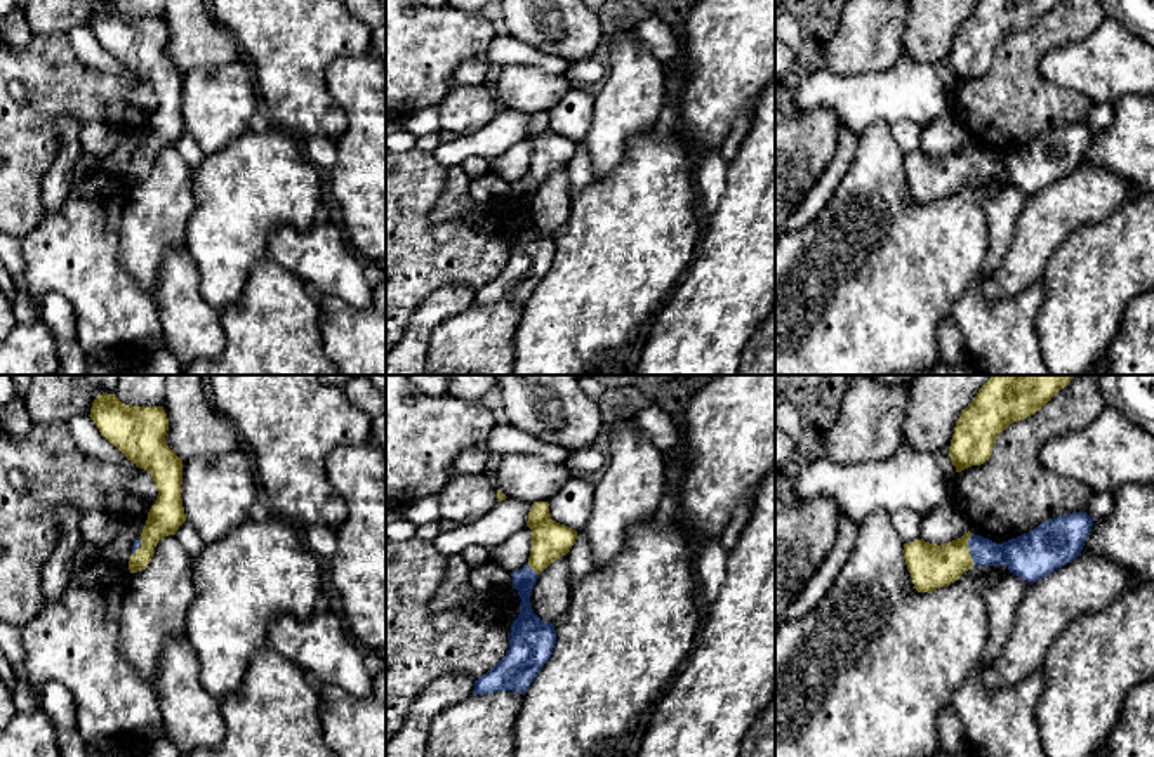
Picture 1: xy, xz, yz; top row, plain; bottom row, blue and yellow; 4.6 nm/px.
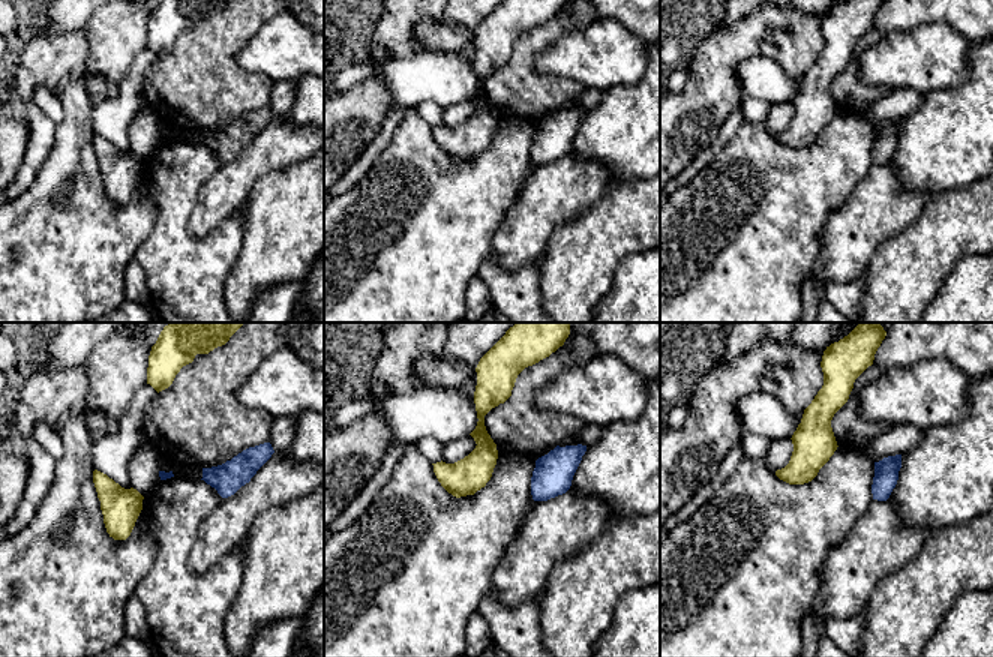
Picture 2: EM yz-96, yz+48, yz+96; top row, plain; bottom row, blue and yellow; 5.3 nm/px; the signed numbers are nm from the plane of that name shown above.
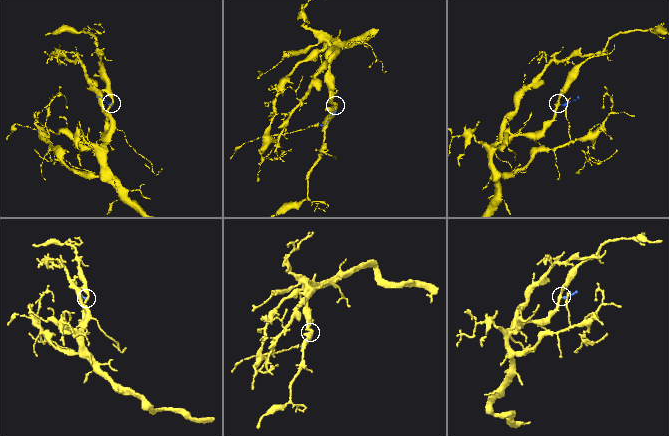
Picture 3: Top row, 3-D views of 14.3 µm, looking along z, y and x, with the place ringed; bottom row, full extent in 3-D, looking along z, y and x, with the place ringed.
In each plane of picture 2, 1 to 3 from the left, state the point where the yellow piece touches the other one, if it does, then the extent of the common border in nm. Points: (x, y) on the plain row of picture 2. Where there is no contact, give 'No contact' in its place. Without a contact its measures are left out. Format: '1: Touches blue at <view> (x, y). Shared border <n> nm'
1: No contact
2: No contact
3: No contact

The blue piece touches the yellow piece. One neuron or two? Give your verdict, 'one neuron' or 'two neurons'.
one neuron

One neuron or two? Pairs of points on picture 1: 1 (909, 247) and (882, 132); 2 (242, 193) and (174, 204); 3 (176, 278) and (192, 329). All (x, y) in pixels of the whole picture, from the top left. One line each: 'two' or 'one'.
1: one
2: two
3: one

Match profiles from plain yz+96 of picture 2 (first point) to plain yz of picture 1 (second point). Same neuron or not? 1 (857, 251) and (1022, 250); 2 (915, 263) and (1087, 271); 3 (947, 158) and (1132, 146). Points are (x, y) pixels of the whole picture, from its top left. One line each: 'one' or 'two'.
1: one
2: one
3: one

